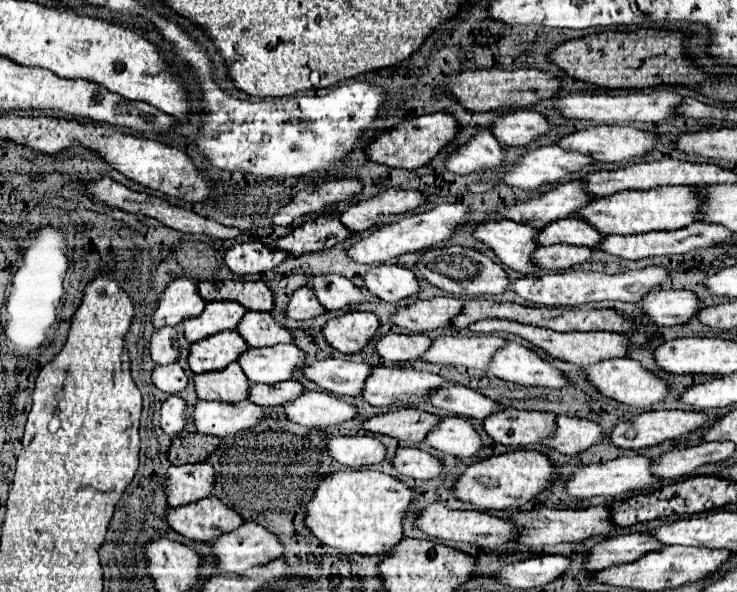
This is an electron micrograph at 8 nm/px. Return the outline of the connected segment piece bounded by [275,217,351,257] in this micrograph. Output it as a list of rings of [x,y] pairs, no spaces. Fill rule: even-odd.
[[[317,217],[311,221],[305,221],[301,227],[293,229],[289,235],[277,239],[275,249],[287,251],[293,257],[299,257],[303,253],[323,251],[327,247],[333,247],[341,241],[345,241],[351,233],[343,229],[343,225],[337,219],[329,217]]]

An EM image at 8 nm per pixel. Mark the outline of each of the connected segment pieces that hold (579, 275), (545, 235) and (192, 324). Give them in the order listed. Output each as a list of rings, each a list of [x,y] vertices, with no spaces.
[[[645,267],[637,271],[625,271],[619,275],[605,275],[595,271],[561,271],[561,273],[539,273],[521,277],[513,283],[513,291],[533,305],[545,305],[545,307],[577,307],[591,301],[603,301],[603,299],[617,299],[625,303],[635,303],[639,297],[643,297],[643,289],[649,289],[651,285],[661,285],[669,275],[663,267]]]
[[[557,219],[543,227],[535,235],[535,243],[549,247],[557,243],[567,243],[567,245],[585,245],[585,247],[595,247],[603,235],[595,233],[595,229],[587,229],[587,225],[581,225],[583,221],[571,221],[569,219]]]
[[[211,301],[205,303],[201,315],[183,321],[183,335],[187,341],[199,341],[209,337],[211,333],[219,333],[223,329],[235,329],[235,321],[243,317],[245,309],[233,301]]]

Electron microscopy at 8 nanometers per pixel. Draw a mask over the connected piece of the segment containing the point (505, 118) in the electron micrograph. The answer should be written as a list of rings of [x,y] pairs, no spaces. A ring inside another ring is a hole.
[[[517,109],[499,115],[493,119],[489,127],[493,137],[501,145],[517,145],[517,147],[523,147],[533,139],[541,137],[543,133],[547,133],[549,129],[553,129],[553,125],[541,113],[527,109]]]

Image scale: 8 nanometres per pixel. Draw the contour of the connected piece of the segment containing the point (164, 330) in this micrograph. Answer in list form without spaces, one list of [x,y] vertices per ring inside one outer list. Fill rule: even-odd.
[[[161,327],[151,335],[149,355],[157,365],[169,365],[177,359],[177,333],[173,327]]]

